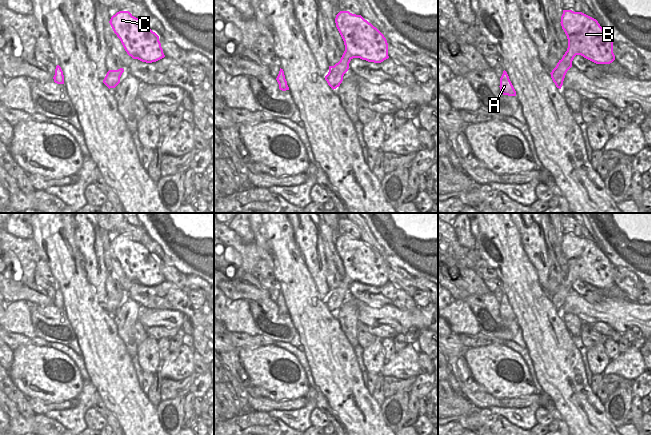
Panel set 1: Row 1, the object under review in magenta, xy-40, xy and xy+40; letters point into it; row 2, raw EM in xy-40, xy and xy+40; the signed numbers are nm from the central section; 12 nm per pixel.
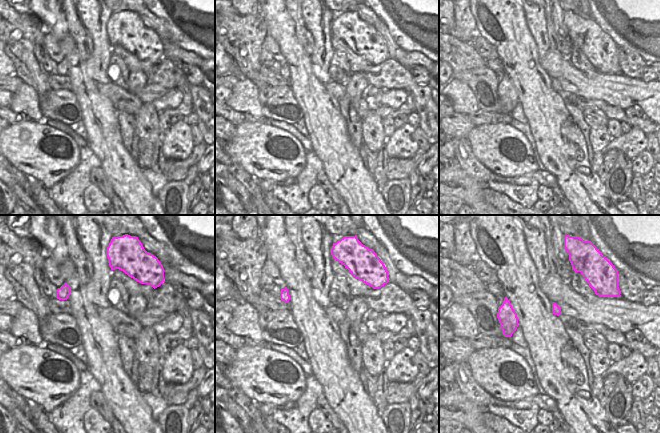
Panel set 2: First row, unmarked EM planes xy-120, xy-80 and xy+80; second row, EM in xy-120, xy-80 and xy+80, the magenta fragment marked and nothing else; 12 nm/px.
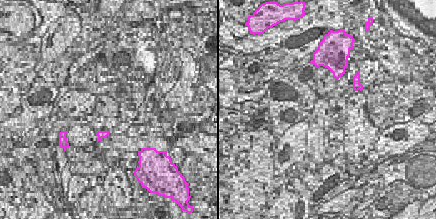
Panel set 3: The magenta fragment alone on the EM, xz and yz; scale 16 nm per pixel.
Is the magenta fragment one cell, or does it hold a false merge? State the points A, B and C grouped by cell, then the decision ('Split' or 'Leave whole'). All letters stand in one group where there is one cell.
Groups: A B C. Leave whole.

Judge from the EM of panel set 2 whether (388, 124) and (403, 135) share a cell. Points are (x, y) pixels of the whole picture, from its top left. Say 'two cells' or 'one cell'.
two cells

